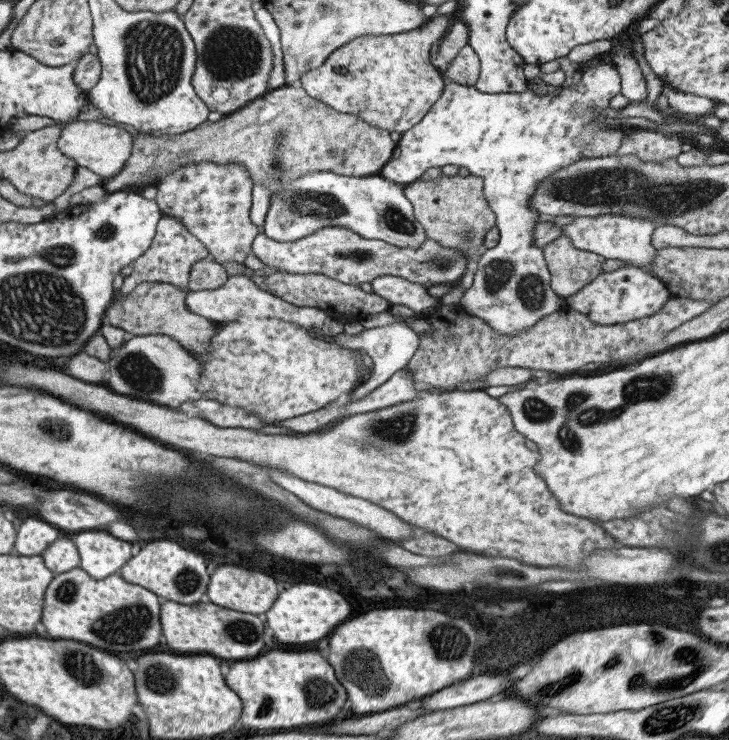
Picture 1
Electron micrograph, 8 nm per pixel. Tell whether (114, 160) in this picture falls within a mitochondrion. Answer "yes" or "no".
no

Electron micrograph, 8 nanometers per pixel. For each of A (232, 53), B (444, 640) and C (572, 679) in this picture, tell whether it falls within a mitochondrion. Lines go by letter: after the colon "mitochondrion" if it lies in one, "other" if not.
A: mitochondrion
B: mitochondrion
C: other

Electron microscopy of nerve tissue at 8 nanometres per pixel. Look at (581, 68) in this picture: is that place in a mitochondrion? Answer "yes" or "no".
no

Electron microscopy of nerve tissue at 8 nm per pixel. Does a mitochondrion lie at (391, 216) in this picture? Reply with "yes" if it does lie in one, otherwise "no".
yes

